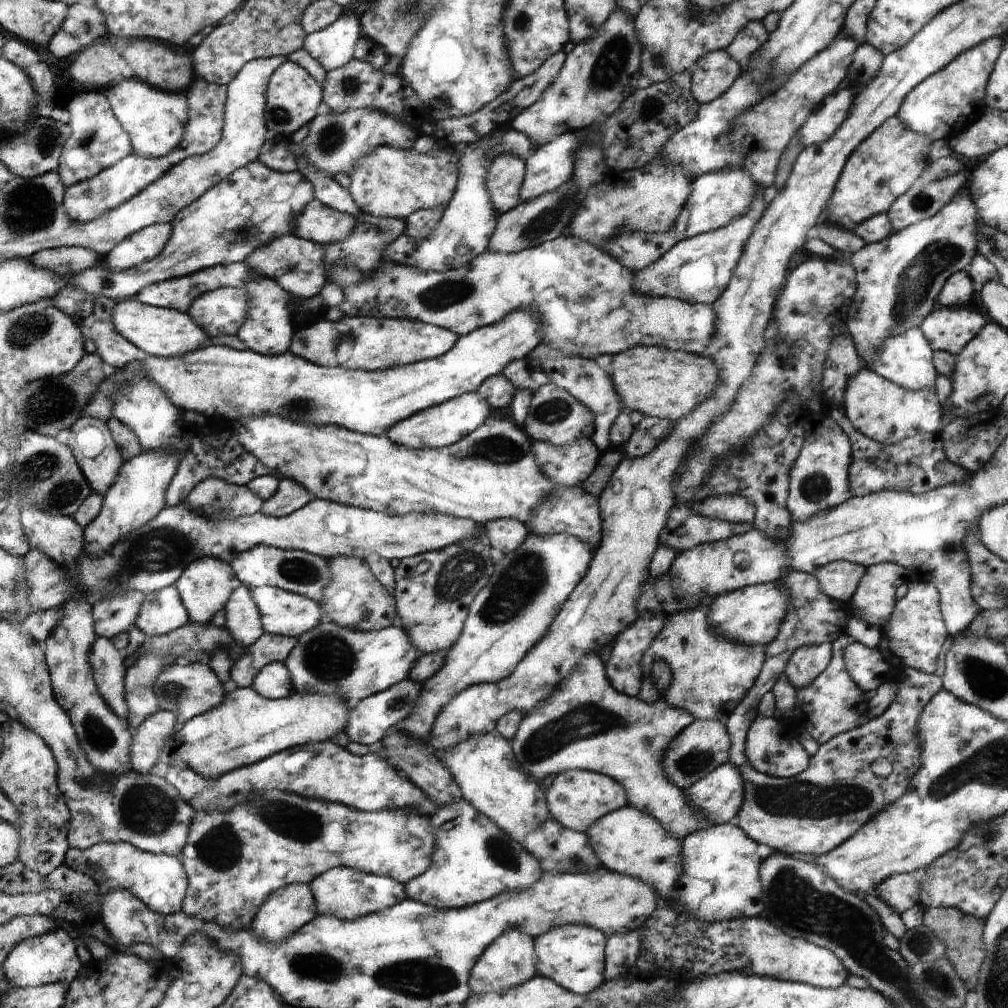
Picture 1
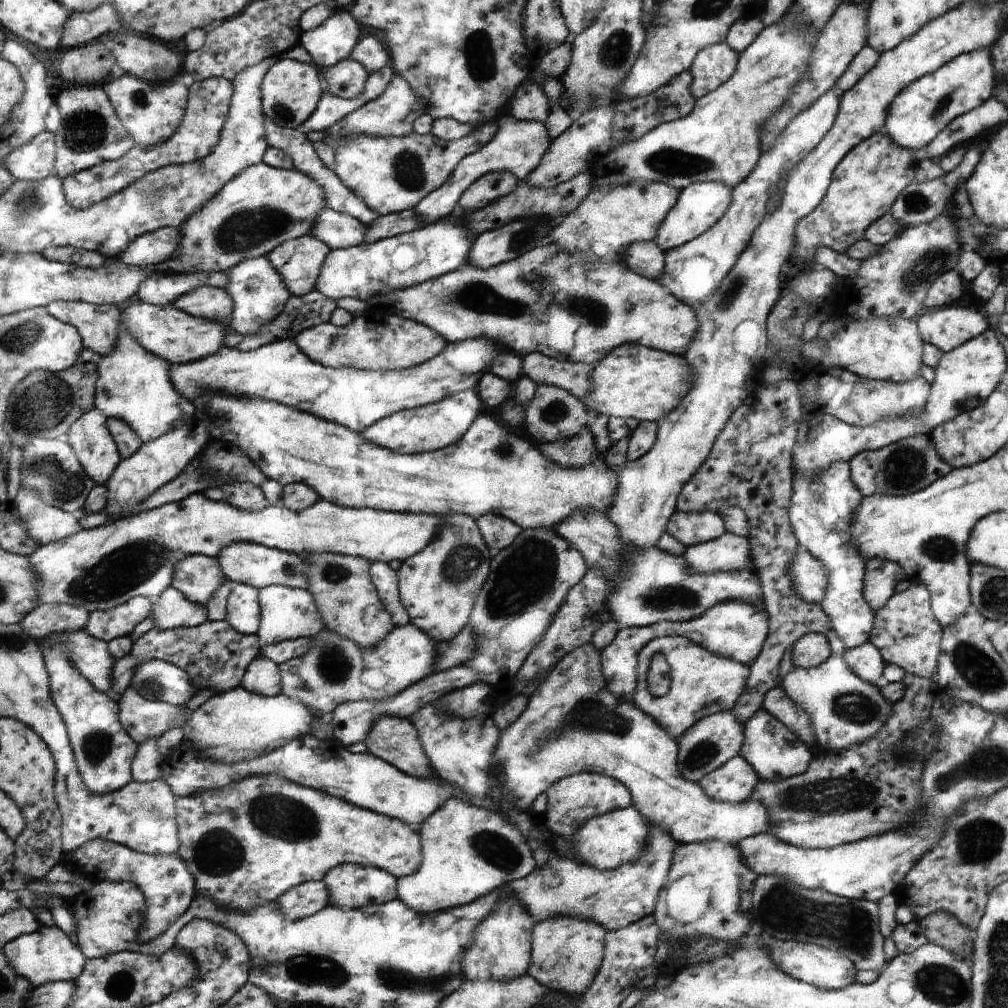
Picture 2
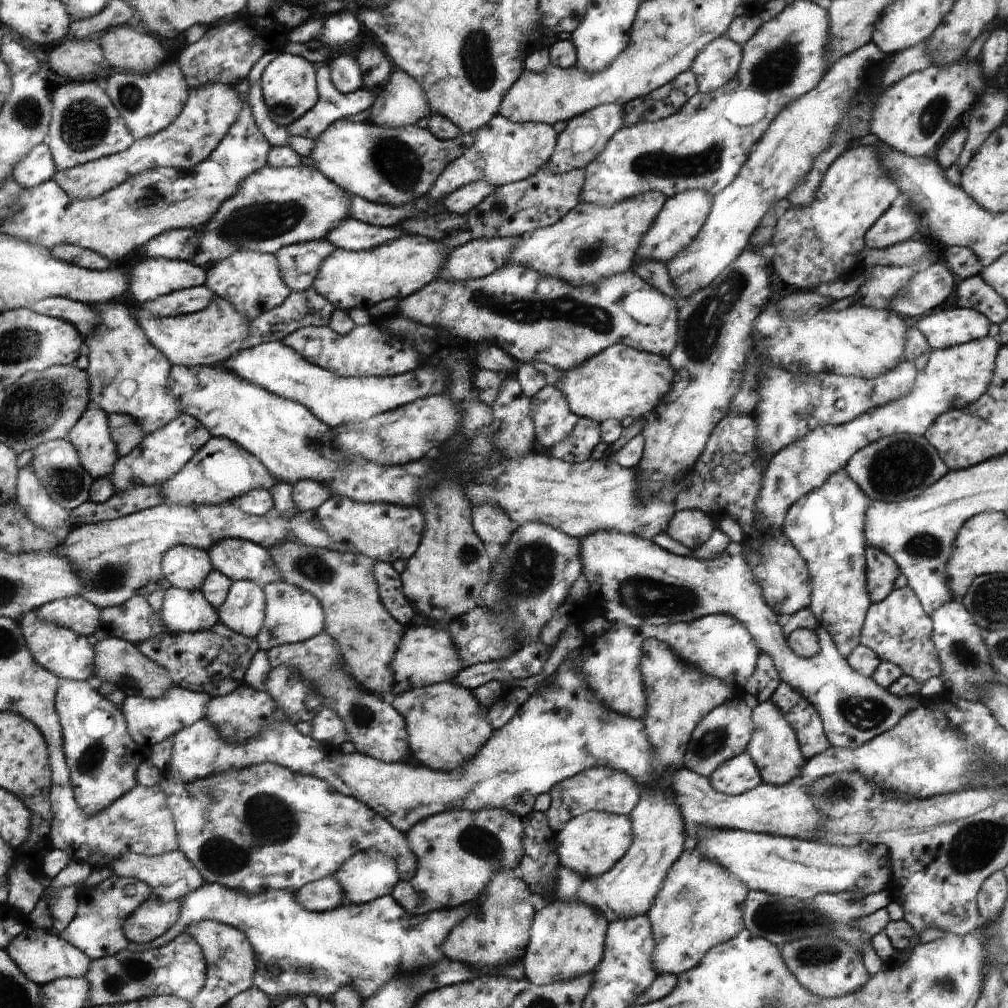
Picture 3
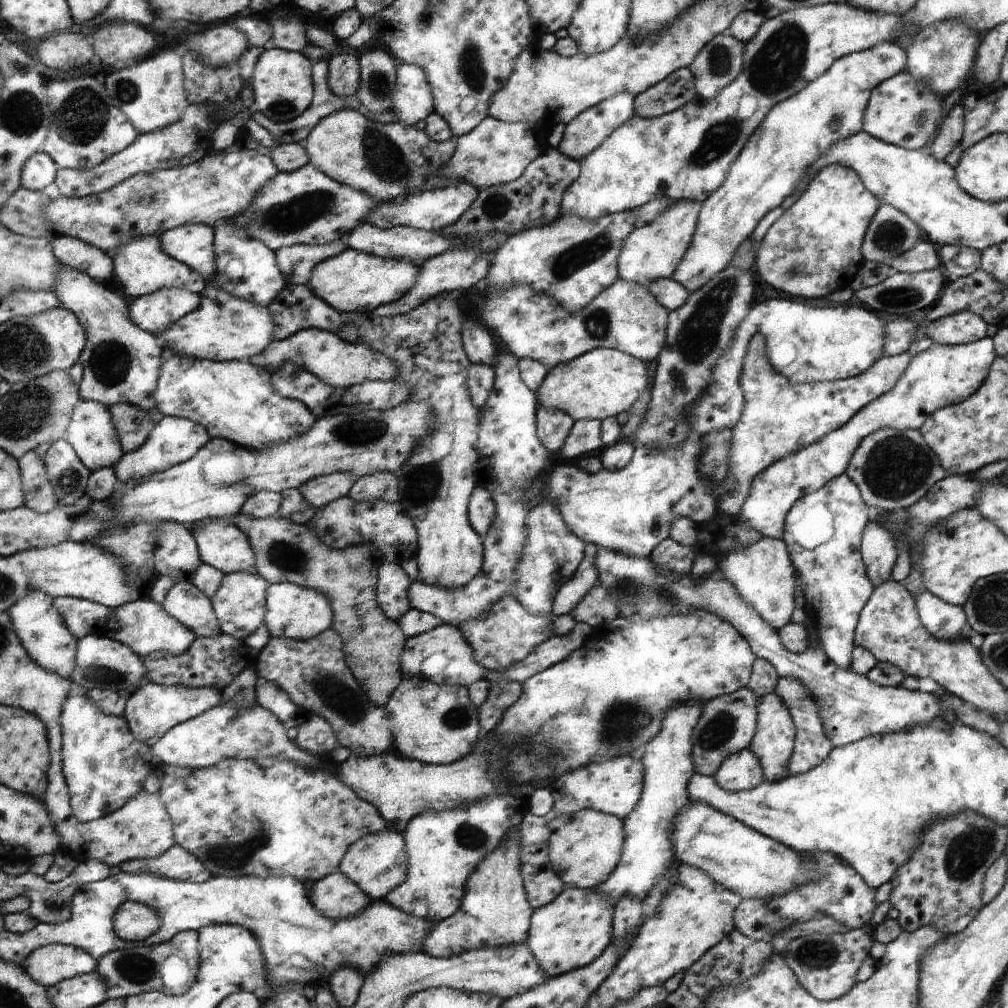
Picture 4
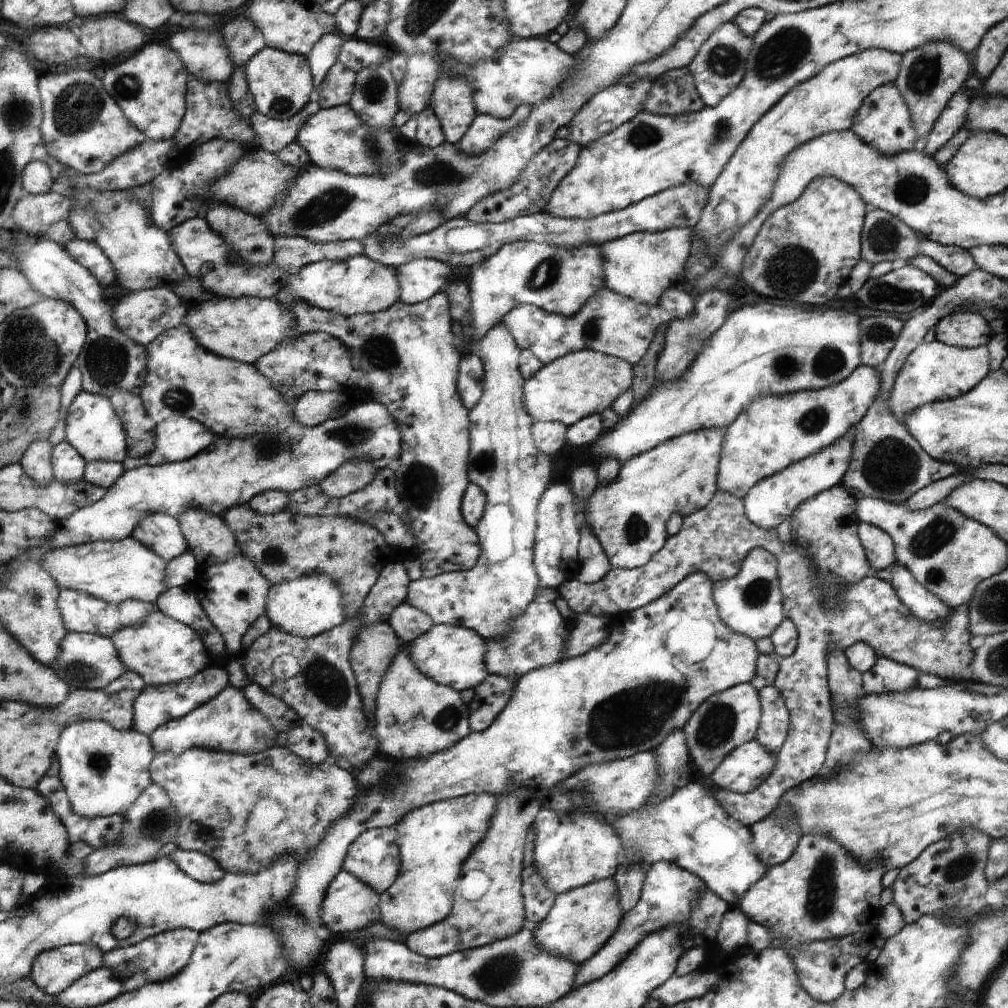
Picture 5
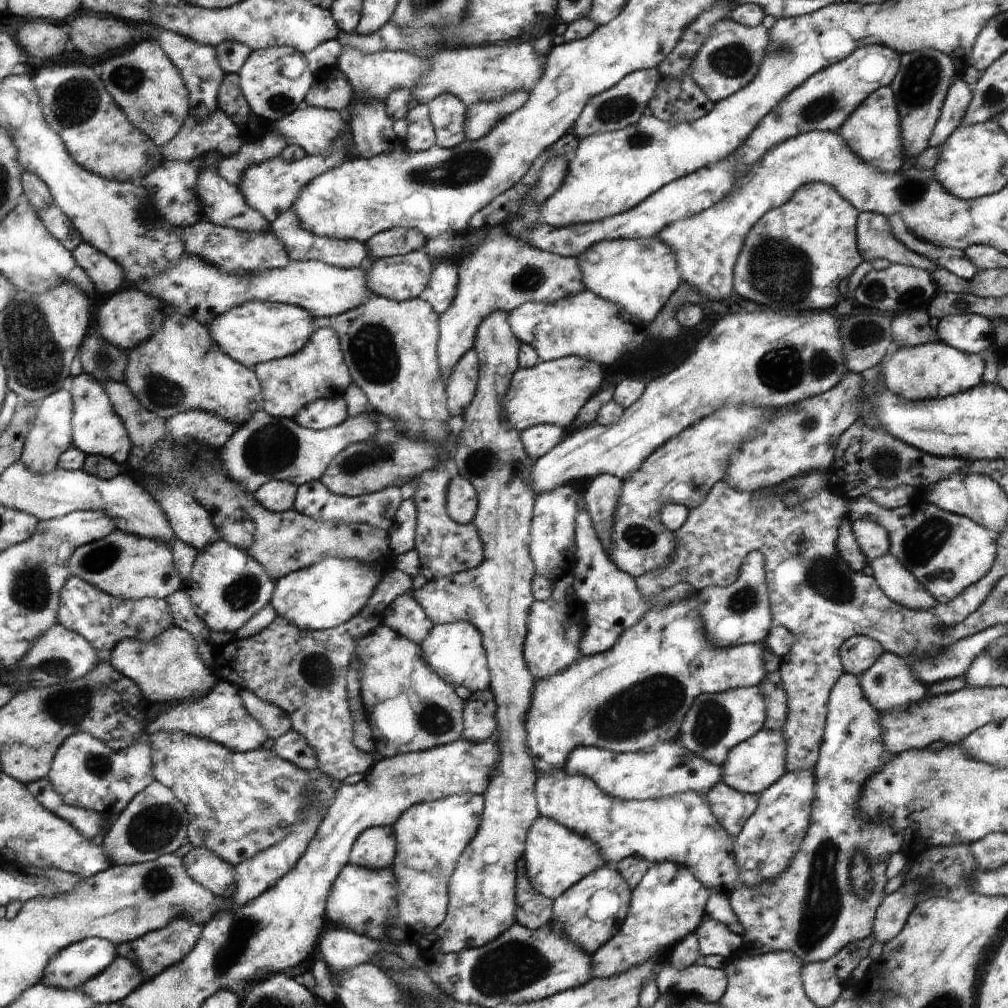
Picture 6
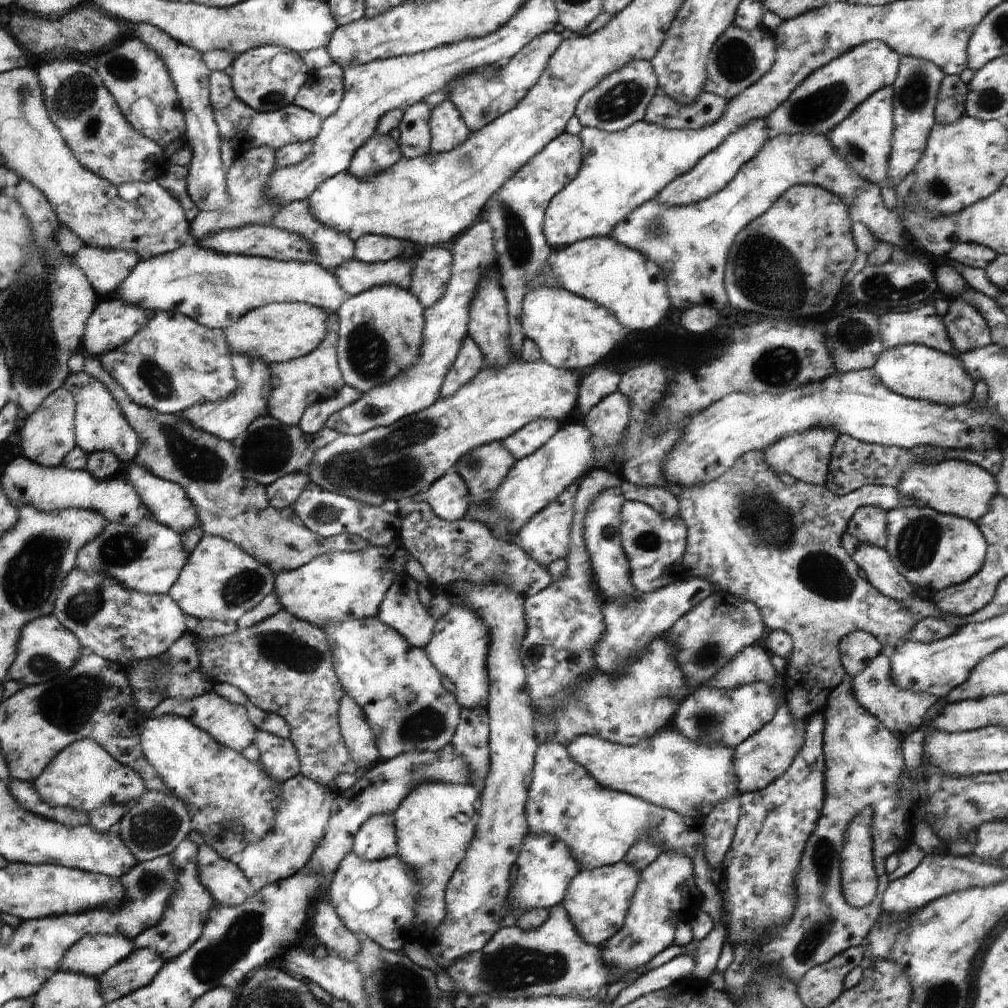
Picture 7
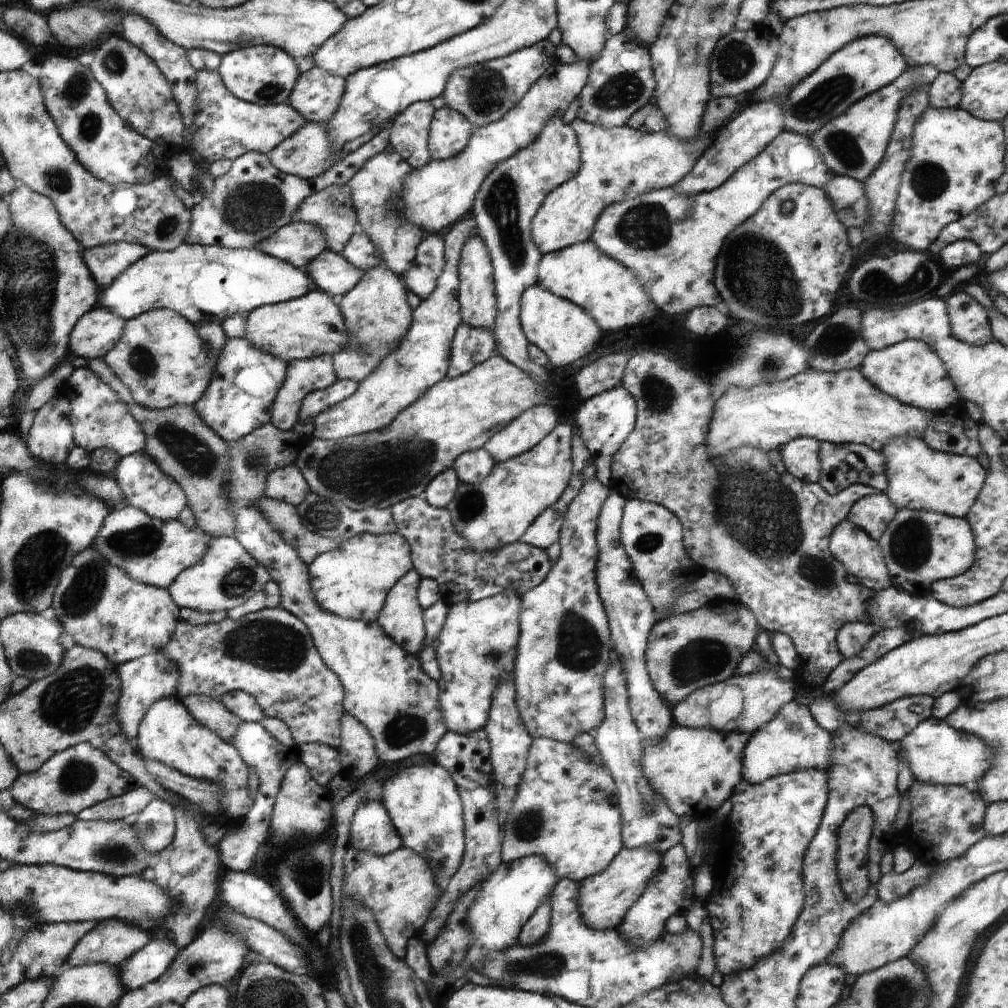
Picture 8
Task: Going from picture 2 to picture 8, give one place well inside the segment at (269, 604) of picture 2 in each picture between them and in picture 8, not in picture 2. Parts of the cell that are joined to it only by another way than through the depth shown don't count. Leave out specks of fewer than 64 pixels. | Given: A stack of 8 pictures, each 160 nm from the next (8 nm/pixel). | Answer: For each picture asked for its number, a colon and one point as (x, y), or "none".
3: (292, 615)
4: (294, 612)
5: (308, 606)
6: (319, 597)
7: (334, 587)
8: (353, 581)

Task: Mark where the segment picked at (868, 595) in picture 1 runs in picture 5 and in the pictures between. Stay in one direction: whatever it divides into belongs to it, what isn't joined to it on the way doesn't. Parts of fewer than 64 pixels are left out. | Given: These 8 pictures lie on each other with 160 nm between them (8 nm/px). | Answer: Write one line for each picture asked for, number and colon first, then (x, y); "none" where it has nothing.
2: (881, 578)
3: (883, 568)
4: (879, 547)
5: (881, 547)

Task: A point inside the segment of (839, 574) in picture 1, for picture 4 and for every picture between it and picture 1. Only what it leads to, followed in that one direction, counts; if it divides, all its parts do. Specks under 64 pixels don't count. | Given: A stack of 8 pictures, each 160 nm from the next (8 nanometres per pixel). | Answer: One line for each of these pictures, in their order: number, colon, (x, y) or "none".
2: (811, 578)
3: (784, 576)
4: (764, 574)

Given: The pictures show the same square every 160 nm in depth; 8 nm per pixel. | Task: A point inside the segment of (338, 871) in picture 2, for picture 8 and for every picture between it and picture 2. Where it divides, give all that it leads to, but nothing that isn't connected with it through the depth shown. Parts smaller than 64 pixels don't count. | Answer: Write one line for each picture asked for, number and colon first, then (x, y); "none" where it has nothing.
3: (368, 875)
4: (378, 863)
5: (374, 857)
6: (376, 848)
7: (377, 839)
8: (372, 830)

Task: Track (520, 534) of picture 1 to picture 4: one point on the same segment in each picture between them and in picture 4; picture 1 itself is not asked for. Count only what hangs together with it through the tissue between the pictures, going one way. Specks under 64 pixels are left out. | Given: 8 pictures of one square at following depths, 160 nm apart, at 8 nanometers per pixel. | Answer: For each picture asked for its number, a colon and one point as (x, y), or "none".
2: (498, 531)
3: (493, 525)
4: (481, 514)

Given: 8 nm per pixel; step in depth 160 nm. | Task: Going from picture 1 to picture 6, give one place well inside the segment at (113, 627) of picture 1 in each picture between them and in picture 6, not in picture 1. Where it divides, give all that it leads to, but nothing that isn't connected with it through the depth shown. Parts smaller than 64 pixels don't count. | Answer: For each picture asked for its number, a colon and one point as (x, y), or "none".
2: (118, 622)
3: (135, 621)
4: (143, 625)
5: (161, 650)
6: (168, 669)

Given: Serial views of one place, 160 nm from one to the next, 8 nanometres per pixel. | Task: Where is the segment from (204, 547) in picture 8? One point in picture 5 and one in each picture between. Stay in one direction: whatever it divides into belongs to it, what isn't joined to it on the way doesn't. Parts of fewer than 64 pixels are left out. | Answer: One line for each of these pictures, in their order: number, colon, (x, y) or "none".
5: (113, 571)
6: (124, 565)
7: (148, 557)

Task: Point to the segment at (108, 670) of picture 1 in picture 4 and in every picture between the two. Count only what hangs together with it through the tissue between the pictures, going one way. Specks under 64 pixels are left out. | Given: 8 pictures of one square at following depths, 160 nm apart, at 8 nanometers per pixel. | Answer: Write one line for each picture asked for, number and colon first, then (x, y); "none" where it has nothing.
2: (91, 655)
3: (68, 655)
4: (42, 630)

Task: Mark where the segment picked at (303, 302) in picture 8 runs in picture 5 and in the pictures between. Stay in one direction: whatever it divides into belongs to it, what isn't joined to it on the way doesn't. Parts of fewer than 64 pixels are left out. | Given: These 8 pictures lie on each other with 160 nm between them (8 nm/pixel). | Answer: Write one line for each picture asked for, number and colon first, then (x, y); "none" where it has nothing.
5: (244, 329)
6: (254, 332)
7: (277, 332)

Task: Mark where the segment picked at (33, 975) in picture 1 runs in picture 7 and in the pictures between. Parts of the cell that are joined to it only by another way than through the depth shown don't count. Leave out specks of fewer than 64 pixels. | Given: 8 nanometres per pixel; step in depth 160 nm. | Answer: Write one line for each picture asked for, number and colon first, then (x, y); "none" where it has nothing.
2: (46, 956)
3: (43, 956)
4: (50, 964)
5: (54, 971)
6: (70, 968)
7: (93, 955)

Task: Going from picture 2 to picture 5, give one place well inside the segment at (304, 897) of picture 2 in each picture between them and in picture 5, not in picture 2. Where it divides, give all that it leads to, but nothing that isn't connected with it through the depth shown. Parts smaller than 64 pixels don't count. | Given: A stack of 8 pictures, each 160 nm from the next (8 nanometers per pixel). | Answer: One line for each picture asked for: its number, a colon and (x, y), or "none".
3: (325, 894)
4: (336, 896)
5: (349, 905)

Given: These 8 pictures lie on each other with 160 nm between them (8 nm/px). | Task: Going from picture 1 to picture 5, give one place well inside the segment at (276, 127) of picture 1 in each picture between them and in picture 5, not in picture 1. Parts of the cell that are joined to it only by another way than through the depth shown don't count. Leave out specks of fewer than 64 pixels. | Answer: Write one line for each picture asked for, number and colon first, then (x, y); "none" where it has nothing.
2: (291, 91)
3: (289, 90)
4: (282, 89)
5: (280, 82)

